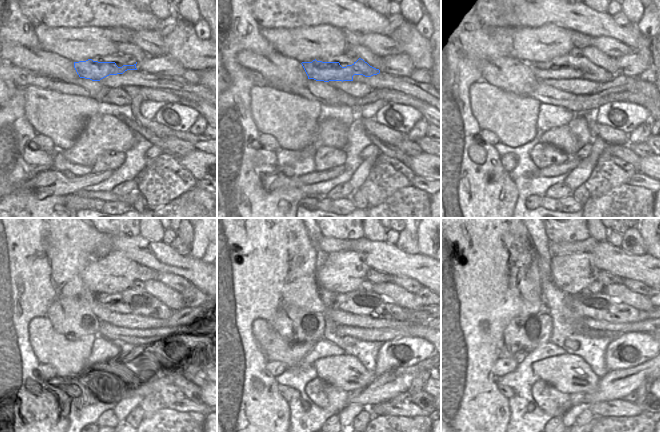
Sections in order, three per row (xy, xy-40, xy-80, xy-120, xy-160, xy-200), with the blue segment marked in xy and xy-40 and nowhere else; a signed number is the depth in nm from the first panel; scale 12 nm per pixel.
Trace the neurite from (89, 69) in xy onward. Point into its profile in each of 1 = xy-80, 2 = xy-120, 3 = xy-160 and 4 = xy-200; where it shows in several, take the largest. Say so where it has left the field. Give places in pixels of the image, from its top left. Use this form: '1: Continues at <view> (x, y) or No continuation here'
1: Continues at xy-80 (585, 70)
2: Continues at xy-120 (143, 303)
3: Continues at xy-160 (359, 302)
4: Continues at xy-200 (599, 306)

